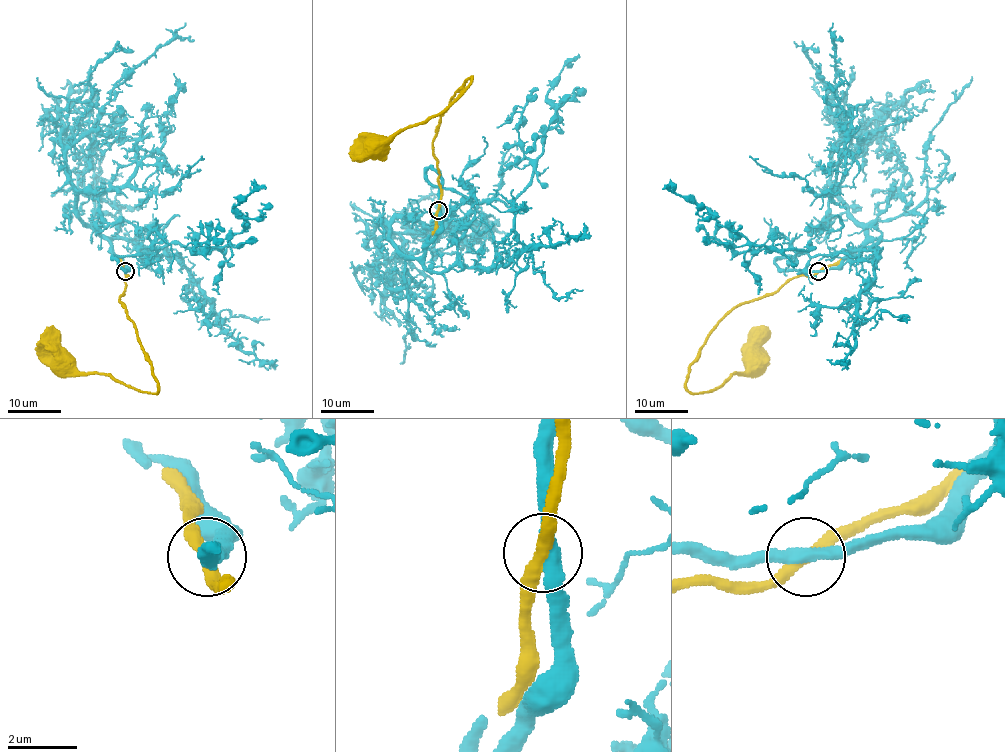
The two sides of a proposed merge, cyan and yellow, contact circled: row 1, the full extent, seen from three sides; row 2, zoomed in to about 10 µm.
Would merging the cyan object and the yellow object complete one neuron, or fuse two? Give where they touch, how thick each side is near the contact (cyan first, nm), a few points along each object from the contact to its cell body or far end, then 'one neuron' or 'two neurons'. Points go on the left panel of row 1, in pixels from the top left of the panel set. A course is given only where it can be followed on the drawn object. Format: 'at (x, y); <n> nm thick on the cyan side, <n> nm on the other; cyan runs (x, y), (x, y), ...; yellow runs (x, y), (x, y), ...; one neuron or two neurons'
at (125, 271); 380 nm thick on the cyan side, 320 nm on the other; cyan runs (125, 271), (113, 256), (172, 243), (198, 250), (229, 244), (244, 230), (234, 206), (265, 189); yellow runs (125, 271), (122, 307), (152, 367), (156, 392), (141, 392), (108, 375), (80, 374), (63, 362); one neuron

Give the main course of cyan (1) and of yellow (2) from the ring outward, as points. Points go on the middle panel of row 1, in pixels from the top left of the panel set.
1: (439, 210), (441, 176), (431, 166), (433, 185), (509, 206), (557, 124), (548, 90), (578, 53)
2: (439, 210), (441, 189), (433, 154), (436, 126), (449, 101), (470, 77), (444, 109), (381, 138), (376, 146)

